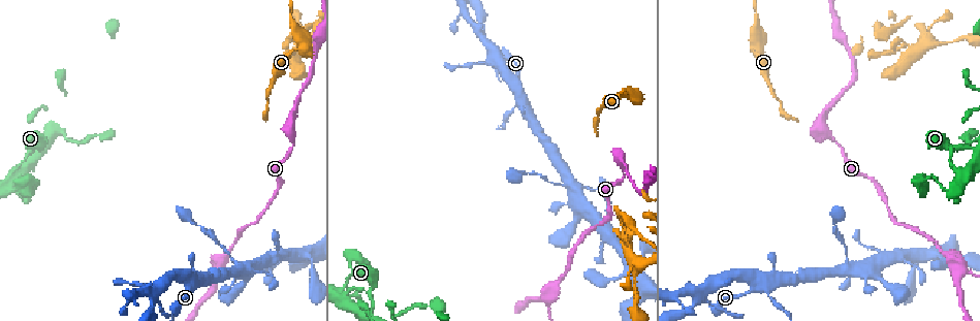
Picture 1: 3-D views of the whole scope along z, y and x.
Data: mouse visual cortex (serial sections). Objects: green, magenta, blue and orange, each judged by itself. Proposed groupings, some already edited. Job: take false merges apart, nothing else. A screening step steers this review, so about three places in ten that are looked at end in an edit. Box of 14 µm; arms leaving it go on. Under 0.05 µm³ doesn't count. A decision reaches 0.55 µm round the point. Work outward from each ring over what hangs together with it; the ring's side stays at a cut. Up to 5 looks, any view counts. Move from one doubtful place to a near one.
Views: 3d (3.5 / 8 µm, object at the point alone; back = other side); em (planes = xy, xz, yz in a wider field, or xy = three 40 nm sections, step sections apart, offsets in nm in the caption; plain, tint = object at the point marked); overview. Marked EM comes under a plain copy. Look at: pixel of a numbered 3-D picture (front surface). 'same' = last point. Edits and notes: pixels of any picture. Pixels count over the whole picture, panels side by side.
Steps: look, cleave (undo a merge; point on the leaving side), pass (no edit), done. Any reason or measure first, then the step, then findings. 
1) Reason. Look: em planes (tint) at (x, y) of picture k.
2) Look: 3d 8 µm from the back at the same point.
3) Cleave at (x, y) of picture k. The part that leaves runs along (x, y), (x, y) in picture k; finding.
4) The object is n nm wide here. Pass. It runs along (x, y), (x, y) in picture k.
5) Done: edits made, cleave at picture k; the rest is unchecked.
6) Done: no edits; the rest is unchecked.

A fork. Look: 3d 8 µm from the back at (633, 92) of picture 1.

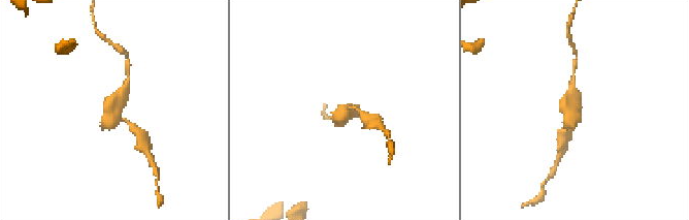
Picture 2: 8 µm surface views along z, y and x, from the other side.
Closer look. Look: 3d 3.5 µm at (342, 111) of picture 2.

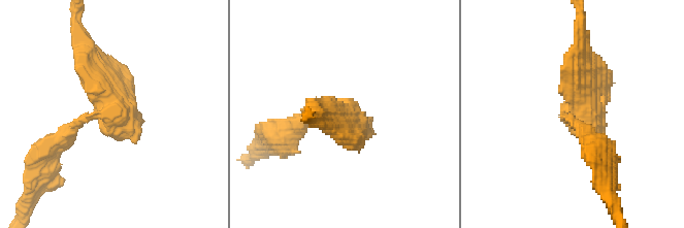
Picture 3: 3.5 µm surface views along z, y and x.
Need the tissue. Look: em xy step 3 (tint) at (108, 107) of picture 3.

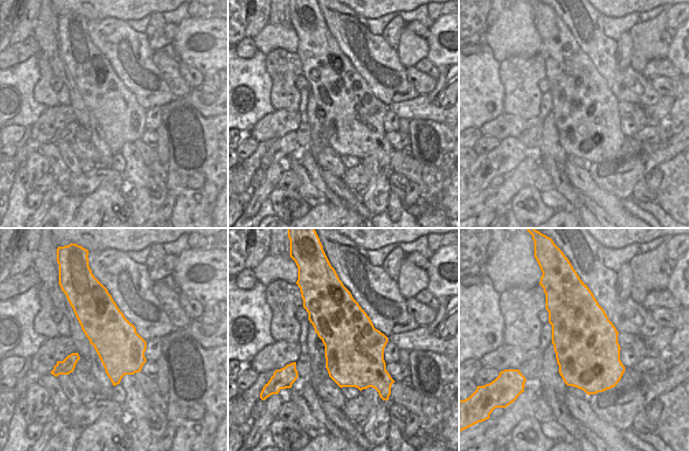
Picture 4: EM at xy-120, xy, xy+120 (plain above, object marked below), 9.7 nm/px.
The object is 600 nm wide here. Cleave at (592, 91) of picture 3. The part that leaves runs along (94, 116), (110, 100), (78, 33) in picture 3; a second cell is stuck on.

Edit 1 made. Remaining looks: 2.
Sharp bend. Look: 3d 3.5 µm at (827, 127) of picture 1.

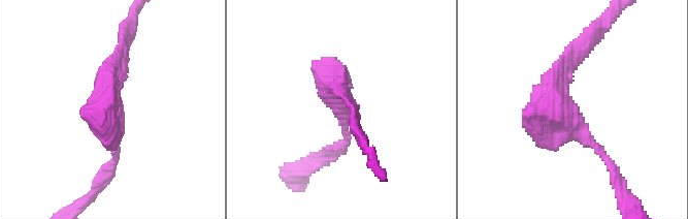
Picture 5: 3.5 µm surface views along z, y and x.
Now the EM. Look: em xy step 2 (tint) at (336, 99) of picture 5.

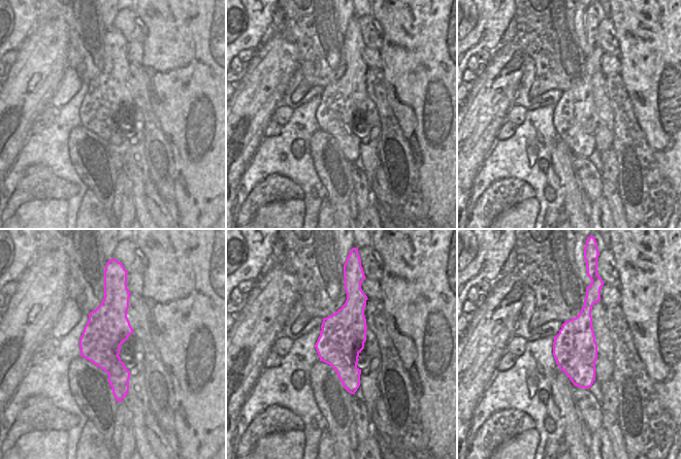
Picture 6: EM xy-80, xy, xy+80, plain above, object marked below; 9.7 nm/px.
The object is 440 nm wide here. Pass. It runs along (611, 165), (555, 98), (570, 54) in picture 5; one cell here.

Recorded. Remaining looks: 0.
Done: edits made, cleave at picture 3; the rest is unchecked.

